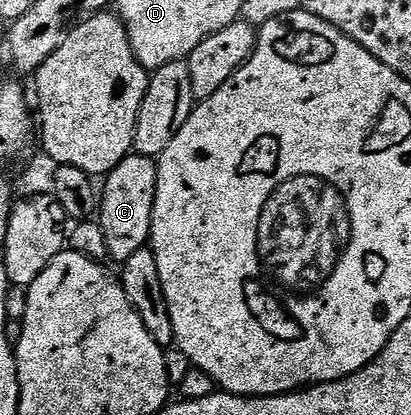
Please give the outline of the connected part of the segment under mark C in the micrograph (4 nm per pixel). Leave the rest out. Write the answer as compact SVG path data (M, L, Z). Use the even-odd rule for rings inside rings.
M135 152L123 158L103 179L98 221L106 236L108 258L122 264L134 256L134 252L145 249L152 237L152 213L154 196L158 188L158 172L153 159Z

